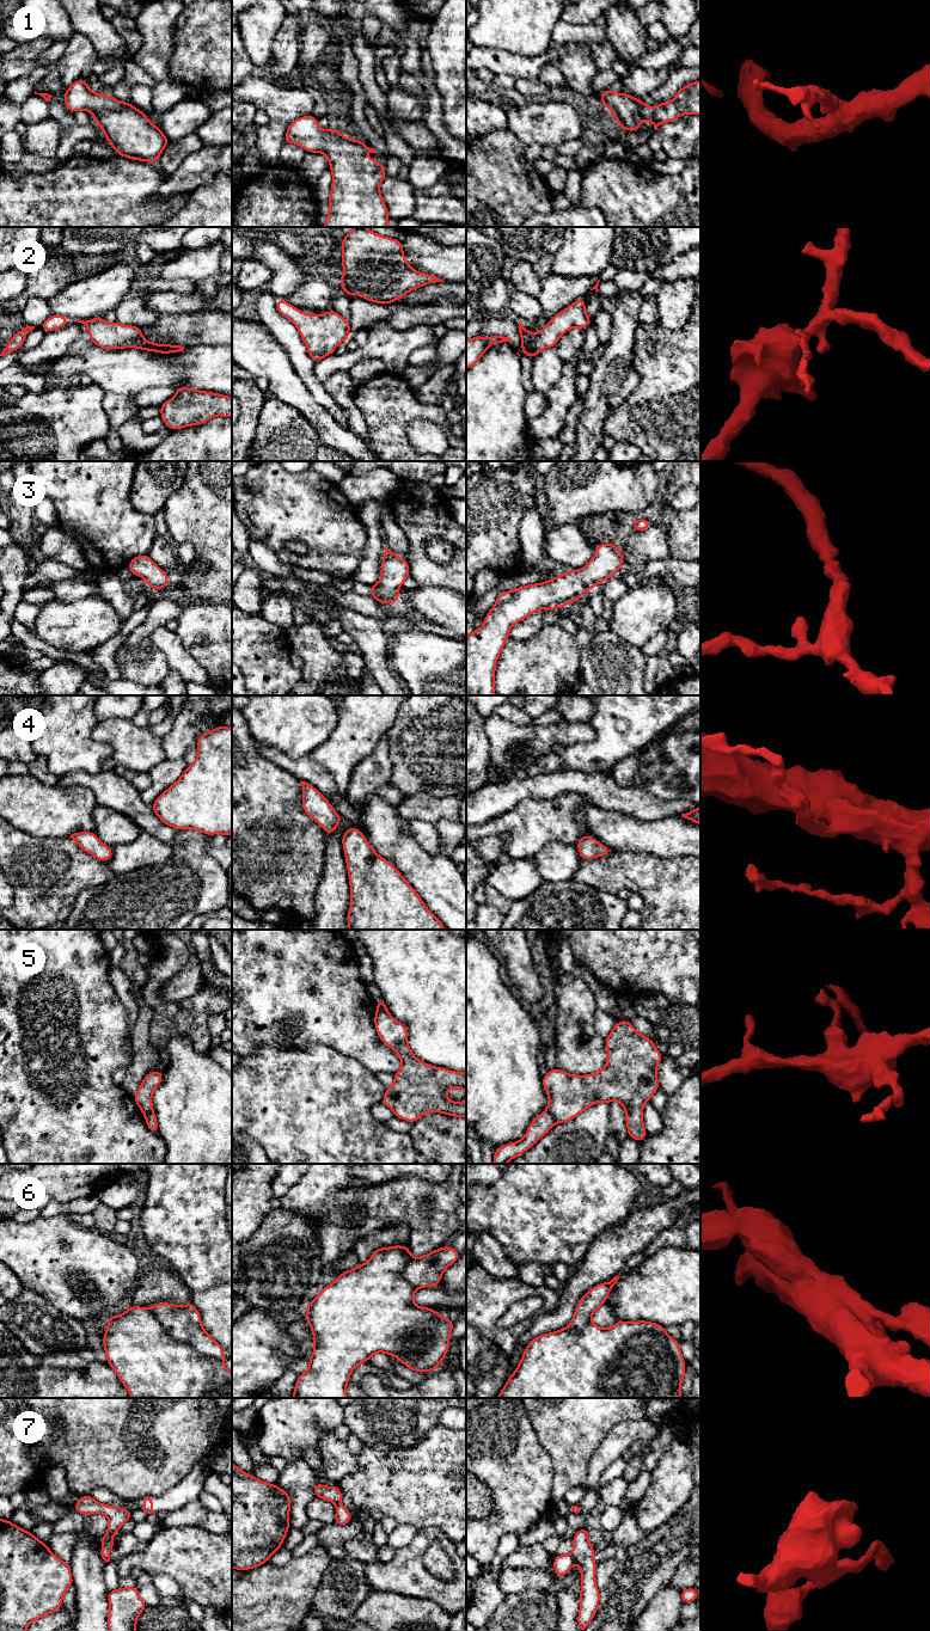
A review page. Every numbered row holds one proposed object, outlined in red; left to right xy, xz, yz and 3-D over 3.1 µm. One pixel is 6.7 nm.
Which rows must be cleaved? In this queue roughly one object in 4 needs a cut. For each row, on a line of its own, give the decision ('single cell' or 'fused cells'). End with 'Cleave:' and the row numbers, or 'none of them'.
1: single cell
2: single cell
3: single cell
4: single cell
5: fused cells
6: fused cells
7: fused cells
Cleave: 5, 6, 7

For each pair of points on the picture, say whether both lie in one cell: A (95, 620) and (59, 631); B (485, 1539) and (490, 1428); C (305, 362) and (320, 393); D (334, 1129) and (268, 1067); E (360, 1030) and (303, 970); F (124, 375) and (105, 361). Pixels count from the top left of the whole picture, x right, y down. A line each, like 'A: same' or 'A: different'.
A: same
B: same
C: same
D: same
E: same
F: same

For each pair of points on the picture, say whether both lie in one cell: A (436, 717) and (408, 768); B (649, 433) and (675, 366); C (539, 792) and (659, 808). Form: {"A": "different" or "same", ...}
{"A": "same", "B": "same", "C": "same"}

